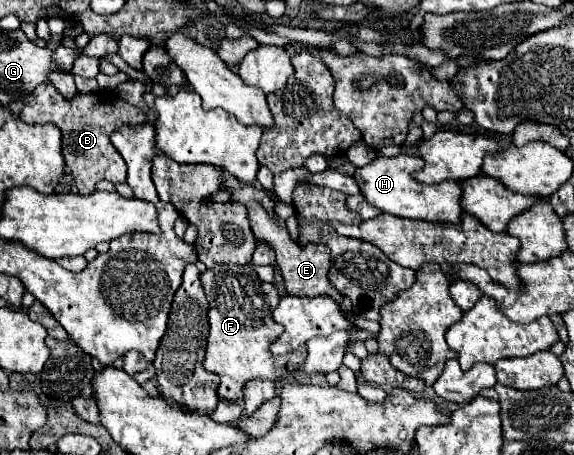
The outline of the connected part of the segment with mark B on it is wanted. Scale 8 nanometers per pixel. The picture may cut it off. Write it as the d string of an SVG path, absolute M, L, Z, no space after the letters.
M53 84L37 86L25 100L25 106L19 114L23 122L45 124L53 122L63 132L63 156L65 164L75 178L75 186L79 194L89 196L95 190L99 180L111 180L113 184L127 180L127 168L121 154L111 144L111 134L117 132L125 124L133 126L145 123L145 114L135 106L127 104L113 92L109 92L109 100L103 94L75 94L75 98L67 100L59 94Z

